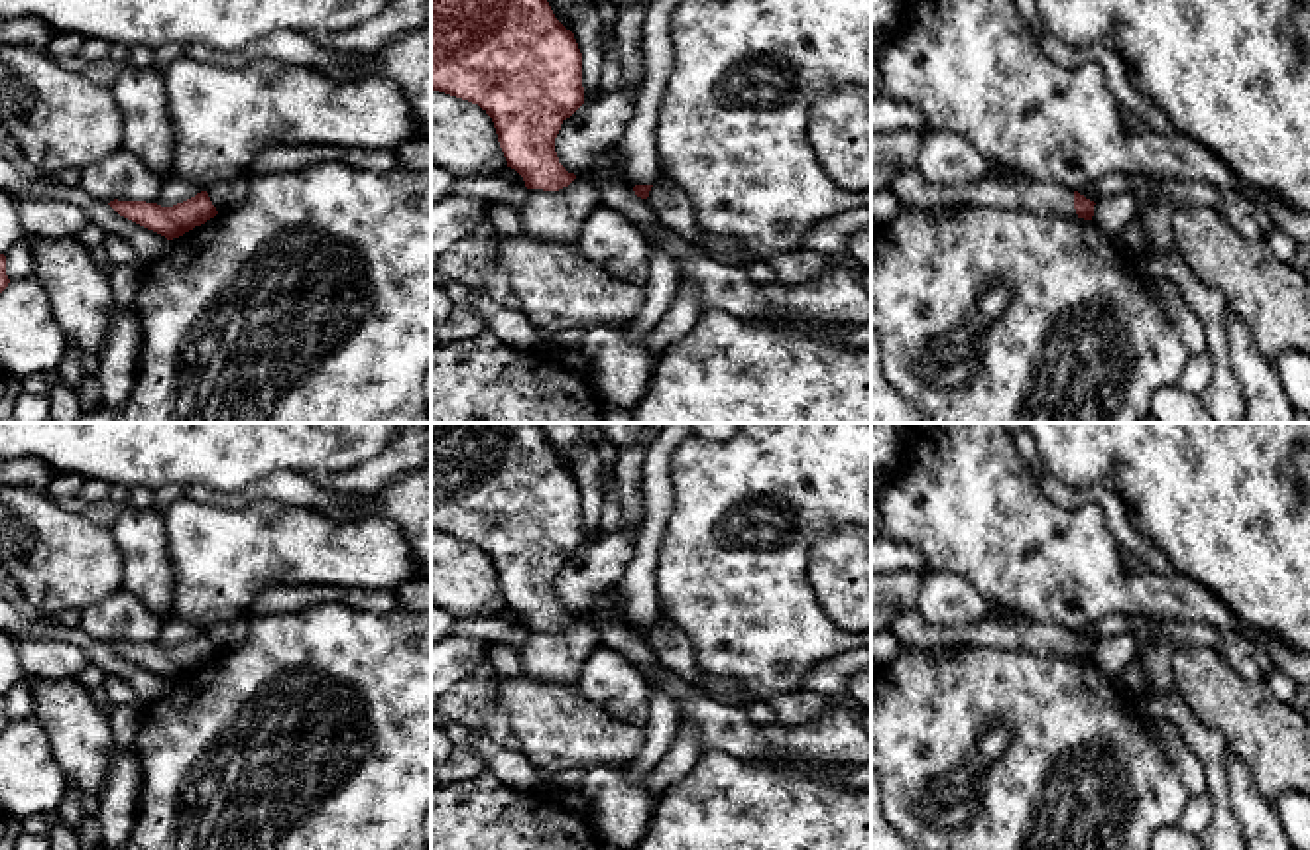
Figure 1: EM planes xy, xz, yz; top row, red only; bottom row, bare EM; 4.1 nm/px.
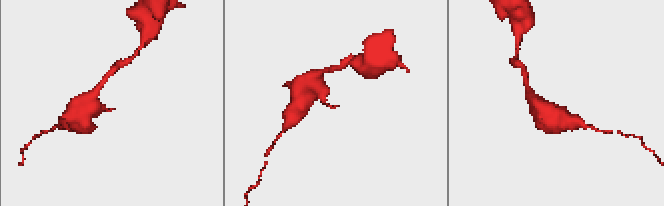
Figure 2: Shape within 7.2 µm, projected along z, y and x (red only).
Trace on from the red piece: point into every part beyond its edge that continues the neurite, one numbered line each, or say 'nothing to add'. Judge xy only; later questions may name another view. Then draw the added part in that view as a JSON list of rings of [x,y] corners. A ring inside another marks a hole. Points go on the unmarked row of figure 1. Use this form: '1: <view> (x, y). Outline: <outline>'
nothing to add

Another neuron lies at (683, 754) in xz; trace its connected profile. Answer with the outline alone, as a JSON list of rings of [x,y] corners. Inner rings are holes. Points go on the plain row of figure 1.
[[[681,722],[675,742],[657,767],[645,777],[645,789],[651,797],[661,797],[673,783],[688,775],[700,754],[700,728],[692,722]]]

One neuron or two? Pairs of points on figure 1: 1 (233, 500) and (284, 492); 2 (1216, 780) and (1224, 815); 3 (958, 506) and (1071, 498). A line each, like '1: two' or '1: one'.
1: one
2: one
3: two

